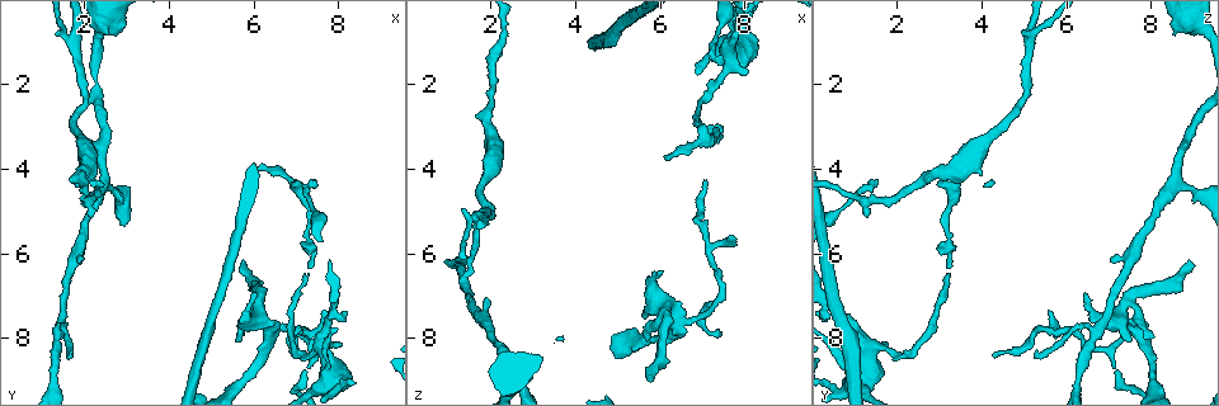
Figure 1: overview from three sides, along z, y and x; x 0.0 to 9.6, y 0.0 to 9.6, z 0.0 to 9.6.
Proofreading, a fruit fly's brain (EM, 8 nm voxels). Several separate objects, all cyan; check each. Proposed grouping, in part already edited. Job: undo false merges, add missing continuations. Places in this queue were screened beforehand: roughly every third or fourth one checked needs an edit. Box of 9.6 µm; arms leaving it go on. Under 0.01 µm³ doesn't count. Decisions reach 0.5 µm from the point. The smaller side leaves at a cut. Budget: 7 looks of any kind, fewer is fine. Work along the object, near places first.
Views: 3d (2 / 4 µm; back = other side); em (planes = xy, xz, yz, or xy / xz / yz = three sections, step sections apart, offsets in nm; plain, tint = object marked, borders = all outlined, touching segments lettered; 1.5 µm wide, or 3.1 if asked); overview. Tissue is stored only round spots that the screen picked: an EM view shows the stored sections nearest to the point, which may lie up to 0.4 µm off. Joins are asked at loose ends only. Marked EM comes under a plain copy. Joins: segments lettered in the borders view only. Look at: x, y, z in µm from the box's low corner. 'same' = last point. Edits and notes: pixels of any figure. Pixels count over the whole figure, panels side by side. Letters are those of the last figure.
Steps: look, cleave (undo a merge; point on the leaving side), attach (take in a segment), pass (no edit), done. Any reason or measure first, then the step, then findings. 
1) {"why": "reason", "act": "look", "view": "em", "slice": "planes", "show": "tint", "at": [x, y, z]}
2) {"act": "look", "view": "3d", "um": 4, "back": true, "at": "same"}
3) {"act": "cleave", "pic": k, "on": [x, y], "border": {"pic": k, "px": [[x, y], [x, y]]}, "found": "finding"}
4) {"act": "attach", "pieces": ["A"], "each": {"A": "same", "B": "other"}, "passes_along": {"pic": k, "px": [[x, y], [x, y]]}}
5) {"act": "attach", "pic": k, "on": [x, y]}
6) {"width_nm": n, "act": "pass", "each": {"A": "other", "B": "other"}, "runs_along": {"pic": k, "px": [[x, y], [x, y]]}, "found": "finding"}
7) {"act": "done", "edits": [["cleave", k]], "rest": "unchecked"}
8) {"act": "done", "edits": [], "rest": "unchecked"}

{"why": "thin end", "act": "look", "view": "em", "slice": "xy", "step": 4, "show": "borders", "at": [7.50, 4.25, 1.50]}

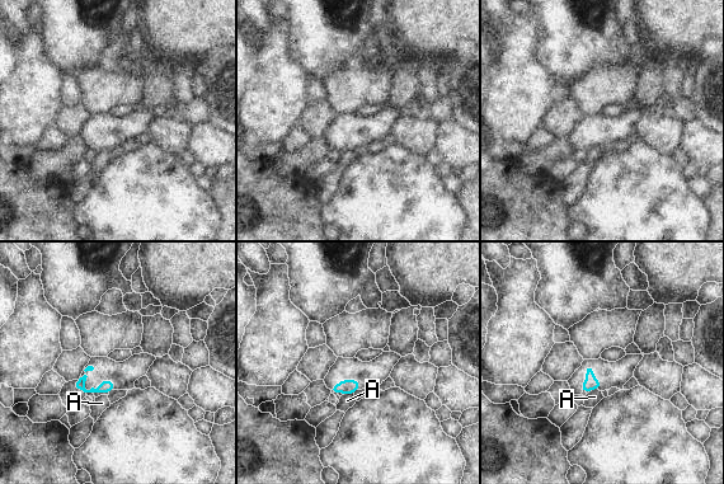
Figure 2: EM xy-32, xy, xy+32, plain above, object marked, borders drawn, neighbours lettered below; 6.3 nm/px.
{"why": "cut it another way", "act": "look", "view": "em", "slice": "xz", "step": 4, "show": "borders", "at": "same"}

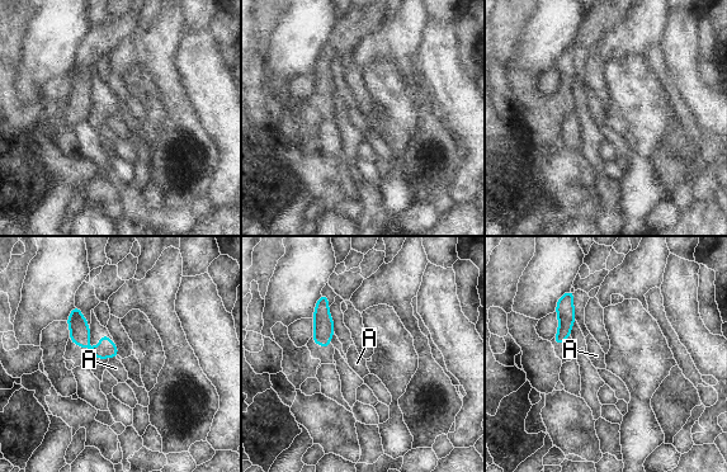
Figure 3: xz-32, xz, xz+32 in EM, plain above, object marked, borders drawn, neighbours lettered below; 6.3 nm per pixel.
{"act": "pass", "each": {"A": "other"}, "border": {"pic": 3, "px": [[109, 357], [116, 358]]}, "found": "no lettered segment goes on from it"}

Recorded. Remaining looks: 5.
{"why": "an open end", "act": "look", "view": "3d", "um": 4, "at": [7.35, 6.40, 3.20]}

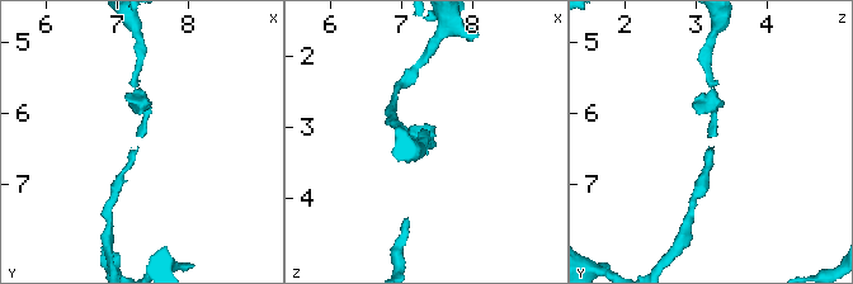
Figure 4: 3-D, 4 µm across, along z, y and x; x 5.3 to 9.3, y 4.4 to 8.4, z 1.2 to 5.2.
{"why": "need the tissue", "act": "look", "view": "em", "slice": "yz", "step": 8, "show": "borders", "at": [7.40, 6.40, 3.20]}

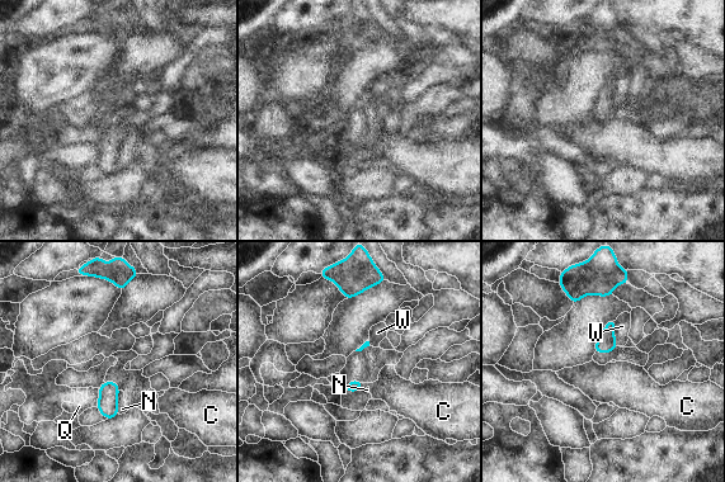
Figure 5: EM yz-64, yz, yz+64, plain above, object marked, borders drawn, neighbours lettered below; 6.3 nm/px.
{"act": "pass", "each": {"C": "other", "N": "other", "Q": "other", "W": "other"}, "border": {"pic": 5, "px": [[363, 383], [361, 388]]}, "found": "no lettered segment goes on from it"}

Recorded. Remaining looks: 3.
{"act": "look", "view": "3d", "um": 4, "at": [5.70, 6.20, 8.90]}

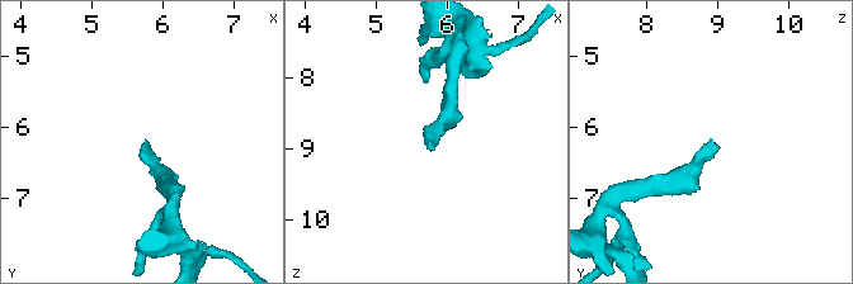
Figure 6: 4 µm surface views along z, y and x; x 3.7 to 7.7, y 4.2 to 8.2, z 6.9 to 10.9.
{"act": "look", "view": "em", "slice": "yz", "step": 8, "show": "tint", "at": [5.75, 6.15, 8.90]}

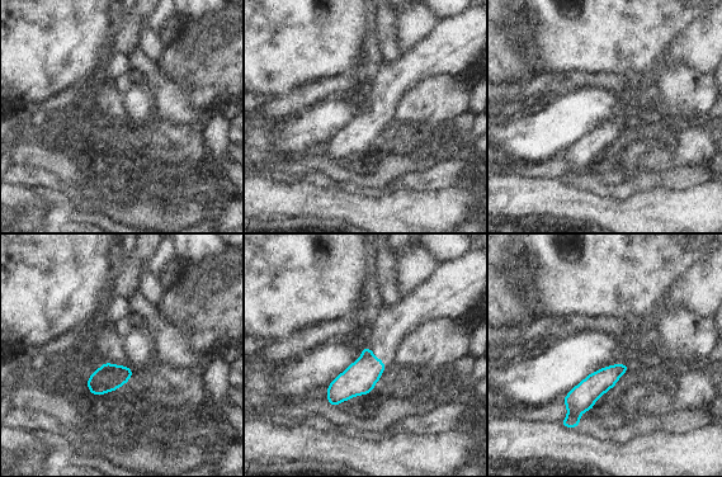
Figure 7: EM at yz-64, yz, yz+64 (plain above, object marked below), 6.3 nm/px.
{"why": "another direction", "act": "look", "view": "em", "slice": "planes", "show": "borders", "at": "same"}

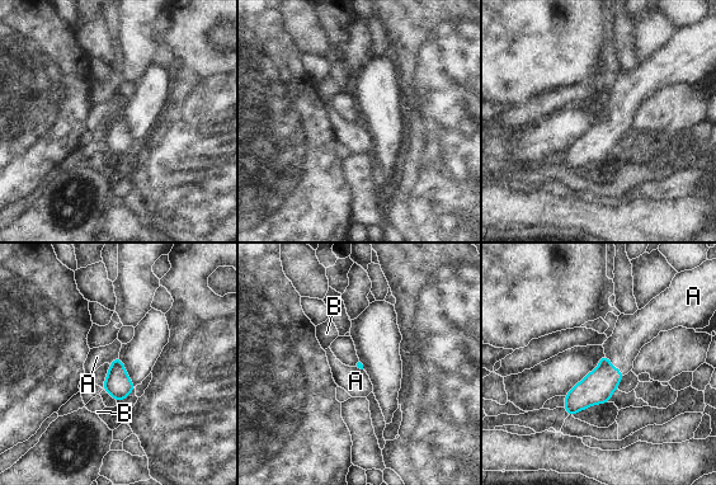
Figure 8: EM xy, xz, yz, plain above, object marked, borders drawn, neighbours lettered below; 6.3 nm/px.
{"act": "attach", "pieces": ["A"], "each": {"A": "same", "B": "other"}, "found": "the neuron continues"}

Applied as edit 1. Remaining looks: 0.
{"act": "done", "edits": [["attach", 8]], "rest": "unchecked"}

